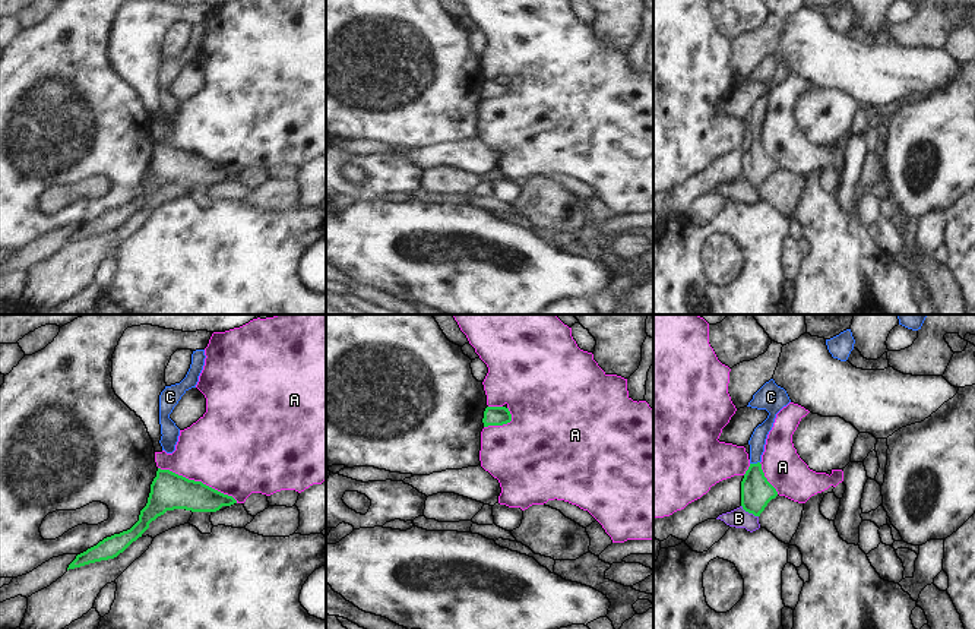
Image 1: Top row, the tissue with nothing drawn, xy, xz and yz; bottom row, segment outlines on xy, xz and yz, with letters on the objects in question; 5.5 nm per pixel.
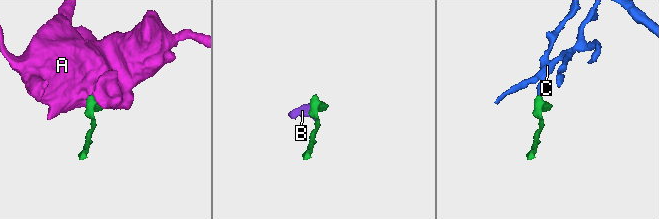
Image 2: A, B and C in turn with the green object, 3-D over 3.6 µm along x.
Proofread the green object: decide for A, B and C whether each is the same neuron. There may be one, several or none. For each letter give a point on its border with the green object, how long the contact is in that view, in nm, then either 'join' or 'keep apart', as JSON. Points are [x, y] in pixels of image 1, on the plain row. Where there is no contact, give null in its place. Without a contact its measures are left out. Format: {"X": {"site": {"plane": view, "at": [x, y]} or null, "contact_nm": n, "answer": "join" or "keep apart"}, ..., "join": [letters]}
{"A": {"site": {"plane": "xy", "at": [198, 154]}, "contact_nm": 480, "answer": "keep apart"}, "B": {"site": {"plane": "yz", "at": [749, 185]}, "contact_nm": 120, "answer": "keep apart"}, "C": {"site": {"plane": "yz", "at": [755, 136]}, "contact_nm": 60, "answer": "join"}, "join": ["C"]}

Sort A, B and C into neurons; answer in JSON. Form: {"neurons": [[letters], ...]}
{"neurons": [["A"], ["B"], ["C"]]}

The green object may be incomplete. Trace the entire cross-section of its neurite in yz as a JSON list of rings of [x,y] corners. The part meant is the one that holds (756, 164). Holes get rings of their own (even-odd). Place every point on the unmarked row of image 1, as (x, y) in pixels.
[[[770,51],[753,67],[753,72],[747,78],[769,85],[767,91],[754,101],[748,113],[750,139],[741,154],[741,178],[754,189],[760,189],[767,176],[778,168],[776,161],[765,149],[760,135],[776,86],[789,75],[786,63]]]

